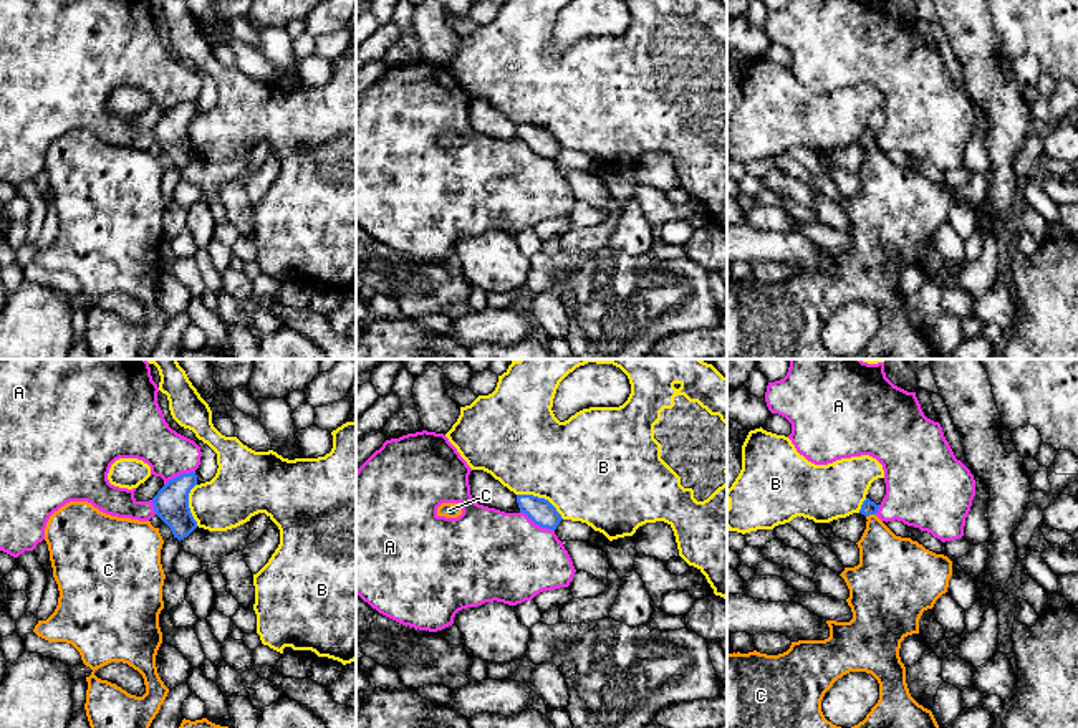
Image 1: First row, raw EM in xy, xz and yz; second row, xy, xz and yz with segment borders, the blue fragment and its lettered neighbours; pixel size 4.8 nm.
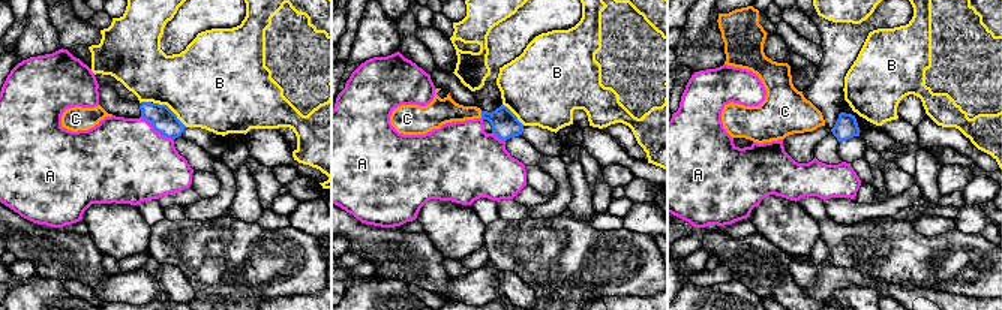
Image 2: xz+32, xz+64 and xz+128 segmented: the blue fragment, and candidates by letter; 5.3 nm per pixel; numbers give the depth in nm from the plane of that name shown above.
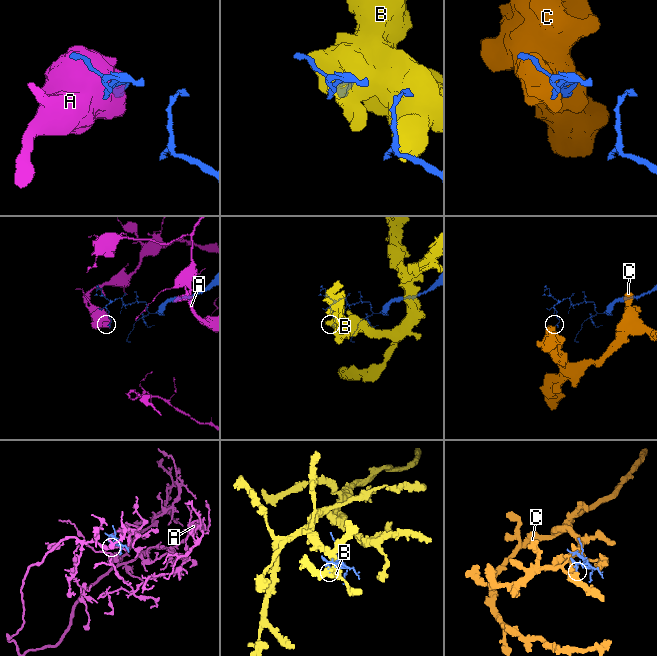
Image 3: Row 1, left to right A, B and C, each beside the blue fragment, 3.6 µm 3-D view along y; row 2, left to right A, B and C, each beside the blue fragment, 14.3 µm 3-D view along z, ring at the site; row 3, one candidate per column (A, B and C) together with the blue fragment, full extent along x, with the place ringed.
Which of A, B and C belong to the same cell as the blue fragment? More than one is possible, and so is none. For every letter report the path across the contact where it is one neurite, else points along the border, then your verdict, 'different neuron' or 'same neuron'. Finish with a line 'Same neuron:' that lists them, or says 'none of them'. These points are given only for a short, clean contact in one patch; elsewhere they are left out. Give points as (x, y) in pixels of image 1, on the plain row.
A: different neuron
B: different neuron
C: along yz (875, 143), (866, 146) | different neuron
Same neuron: none of them

